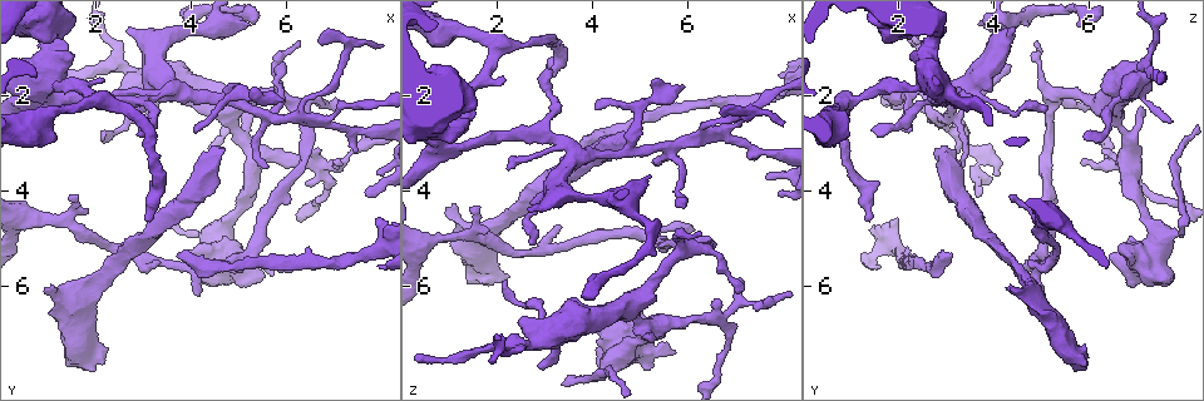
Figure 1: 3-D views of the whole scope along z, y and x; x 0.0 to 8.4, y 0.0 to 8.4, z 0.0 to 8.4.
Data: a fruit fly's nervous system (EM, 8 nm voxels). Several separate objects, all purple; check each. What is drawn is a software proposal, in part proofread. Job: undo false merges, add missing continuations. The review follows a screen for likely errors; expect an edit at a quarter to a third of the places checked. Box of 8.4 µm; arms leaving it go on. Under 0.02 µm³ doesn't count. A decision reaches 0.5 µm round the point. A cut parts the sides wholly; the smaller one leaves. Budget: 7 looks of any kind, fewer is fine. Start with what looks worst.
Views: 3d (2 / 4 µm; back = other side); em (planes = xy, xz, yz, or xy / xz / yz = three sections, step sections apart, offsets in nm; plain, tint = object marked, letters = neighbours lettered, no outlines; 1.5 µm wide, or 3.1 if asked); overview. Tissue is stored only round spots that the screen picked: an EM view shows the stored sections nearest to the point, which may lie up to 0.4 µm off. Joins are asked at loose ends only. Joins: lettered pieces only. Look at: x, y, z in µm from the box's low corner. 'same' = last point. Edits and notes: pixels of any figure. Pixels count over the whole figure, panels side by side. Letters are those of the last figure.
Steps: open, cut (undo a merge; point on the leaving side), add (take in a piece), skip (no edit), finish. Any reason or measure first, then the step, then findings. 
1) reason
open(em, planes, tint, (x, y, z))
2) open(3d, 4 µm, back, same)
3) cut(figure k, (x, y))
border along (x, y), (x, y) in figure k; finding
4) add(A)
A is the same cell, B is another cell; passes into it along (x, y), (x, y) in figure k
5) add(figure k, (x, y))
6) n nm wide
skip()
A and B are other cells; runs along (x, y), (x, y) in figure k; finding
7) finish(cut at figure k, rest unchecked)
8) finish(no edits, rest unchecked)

end of a long branch
open(3d, 4 µm, (3.70, 5.40, 3.15))

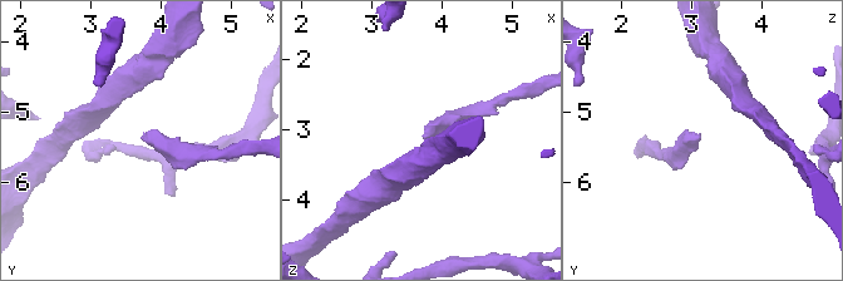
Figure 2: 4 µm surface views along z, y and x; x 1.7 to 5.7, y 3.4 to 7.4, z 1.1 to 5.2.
need the tissue
open(em, planes, letters, (3.70, 5.35, 3.15))

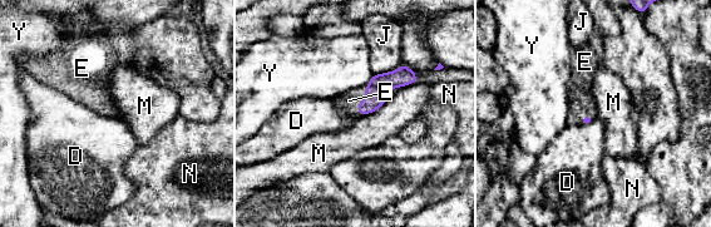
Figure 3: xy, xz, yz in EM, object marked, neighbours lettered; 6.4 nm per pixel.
add(figure 3, (349, 100))
E is the same cell, D, J, M, N and Y are other cells; passes into it along (378, 87), (356, 108), (349, 100) in figure 3; it goes on there

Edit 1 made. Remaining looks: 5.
stops while still wide
open(3d, 4 µm, back, (4.70, 3.25, 2.75))

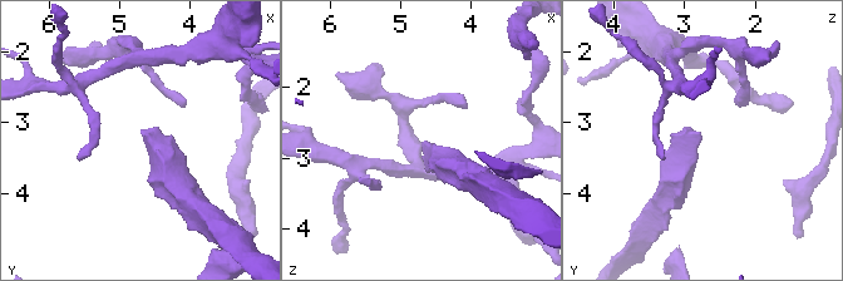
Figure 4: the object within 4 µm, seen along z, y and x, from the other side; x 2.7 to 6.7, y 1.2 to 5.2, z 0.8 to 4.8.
now the EM
open(em, xz, step 8, tint, (4.70, 3.20, 2.75))

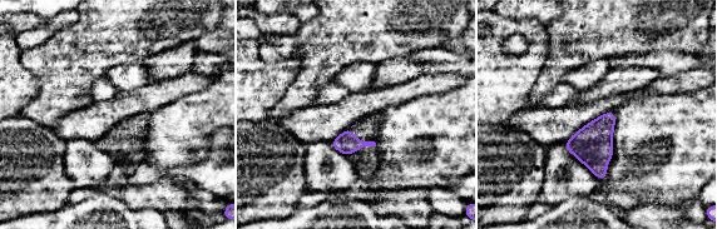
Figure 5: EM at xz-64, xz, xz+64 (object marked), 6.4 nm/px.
open(em, planes, letters, same)

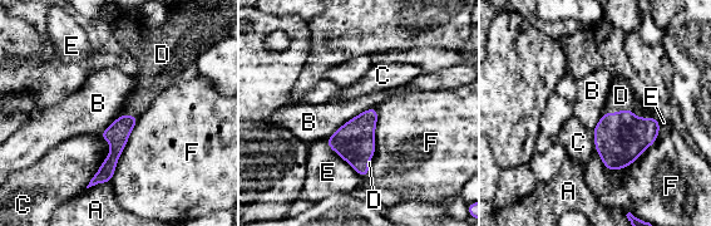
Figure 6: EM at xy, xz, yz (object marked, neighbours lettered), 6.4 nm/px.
F touches over 440 nm
add(figure 6, (621, 96))
D is the same cell, A, B, C, E and F are other cells; passes into it along (620, 138), (627, 108), (621, 96) in figure 6; the cell continues

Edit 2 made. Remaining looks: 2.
finish(add at figure 3, add at figure 6, rest unchecked)

